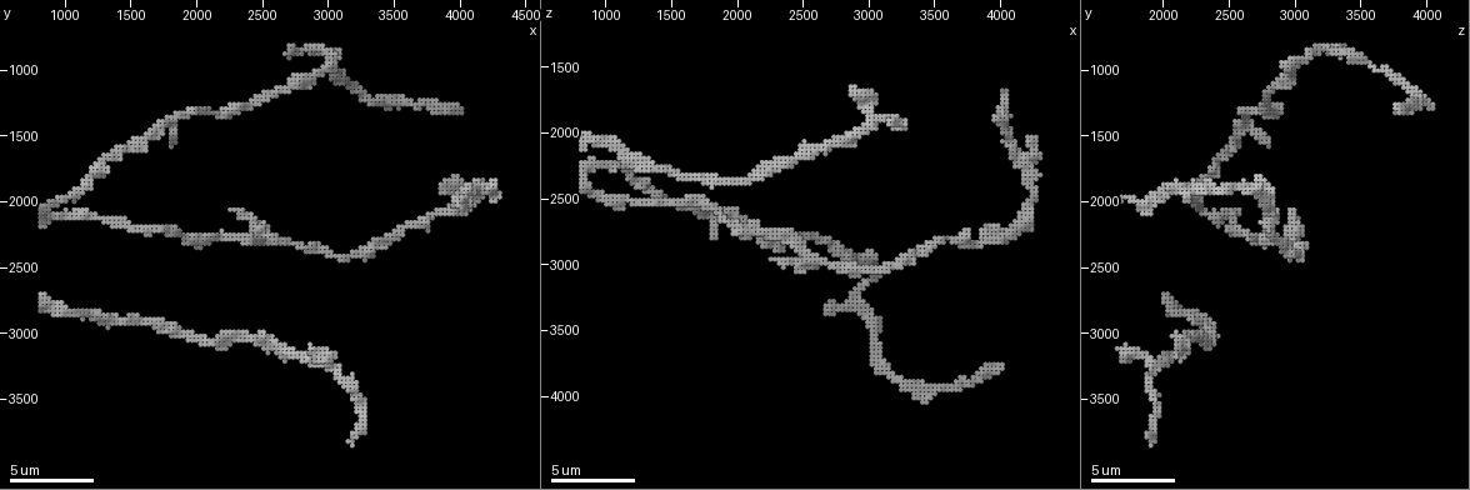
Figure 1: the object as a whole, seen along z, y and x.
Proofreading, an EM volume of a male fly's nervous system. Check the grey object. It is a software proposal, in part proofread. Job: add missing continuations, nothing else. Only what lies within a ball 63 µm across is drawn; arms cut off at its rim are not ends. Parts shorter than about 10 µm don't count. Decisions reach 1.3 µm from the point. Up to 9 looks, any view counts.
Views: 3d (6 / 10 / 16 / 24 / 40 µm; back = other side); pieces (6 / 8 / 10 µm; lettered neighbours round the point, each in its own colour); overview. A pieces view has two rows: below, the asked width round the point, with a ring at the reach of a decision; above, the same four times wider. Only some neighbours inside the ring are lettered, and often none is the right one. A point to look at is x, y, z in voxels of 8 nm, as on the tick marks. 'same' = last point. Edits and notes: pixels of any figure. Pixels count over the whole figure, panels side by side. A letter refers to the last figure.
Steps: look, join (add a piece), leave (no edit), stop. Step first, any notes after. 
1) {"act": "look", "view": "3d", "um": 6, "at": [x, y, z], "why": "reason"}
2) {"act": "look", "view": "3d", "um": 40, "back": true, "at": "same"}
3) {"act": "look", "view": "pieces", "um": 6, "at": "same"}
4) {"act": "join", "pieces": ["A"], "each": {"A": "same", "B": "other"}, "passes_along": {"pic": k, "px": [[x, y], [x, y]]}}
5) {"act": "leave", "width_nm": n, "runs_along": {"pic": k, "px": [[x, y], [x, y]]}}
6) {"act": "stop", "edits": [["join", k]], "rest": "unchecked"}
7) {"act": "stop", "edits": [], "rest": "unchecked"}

{"act": "look", "view": "pieces", "um": 10, "at": [3980, 1280, 3780], "why": "long arm stops here"}

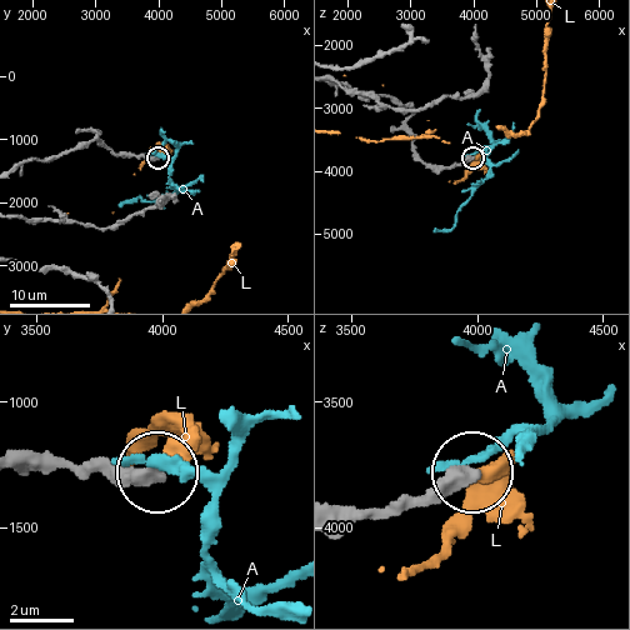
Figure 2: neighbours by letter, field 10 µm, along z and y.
{"act": "leave", "each": {"A": "other", "L": "other"}, "runs_along": {"pic": 2, "px": [[336, 508], [433, 500], [470, 478]]}, "found": "none of them fits"}

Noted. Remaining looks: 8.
{"act": "look", "view": "3d", "um": 6, "at": [1840, 1540, 2780], "why": "branch stops here"}

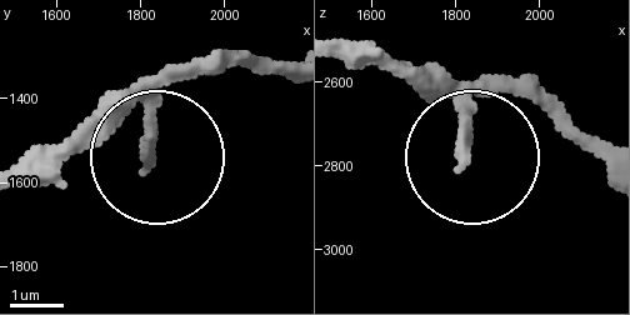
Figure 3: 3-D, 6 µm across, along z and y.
{"act": "look", "view": "pieces", "um": 10, "at": [1815, 1550, 2780]}

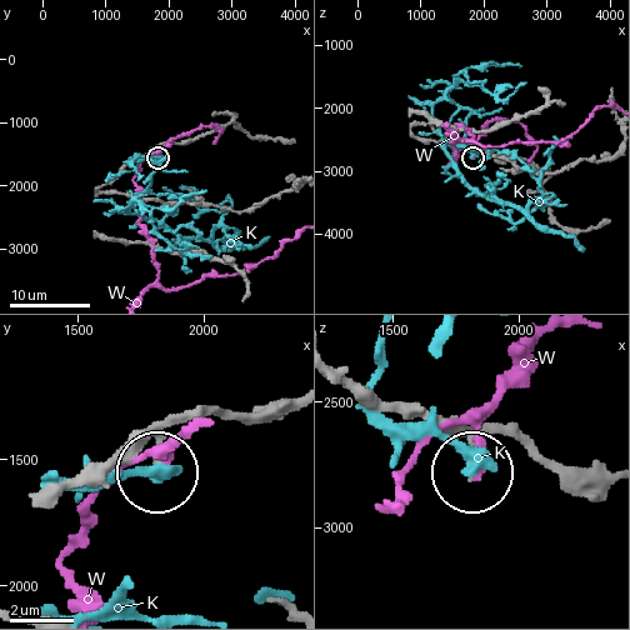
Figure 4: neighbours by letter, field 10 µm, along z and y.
{"act": "leave", "each": {"K": "other", "W": "other"}, "runs_along": {"pic": 4, "px": [[59, 496], [90, 486], [148, 445], [155, 470]]}, "found": "no lettered piece goes on from it"}

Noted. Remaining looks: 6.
{"act": "look", "view": "pieces", "um": 10, "at": [3180, 3820, 1920], "why": "long arm stops here"}

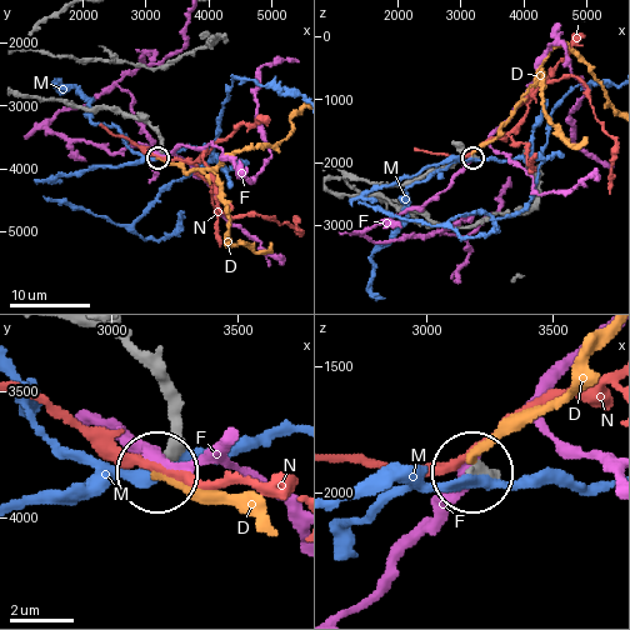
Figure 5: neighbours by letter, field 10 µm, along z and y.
{"act": "join", "pieces": ["D"], "each": {"D": "same", "F": "other", "M": "other", "N": "other"}, "found": "the cell continues"}

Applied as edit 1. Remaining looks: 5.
{"act": "look", "view": "pieces", "um": 10, "at": [4040, 1960, 1700], "why": "thin end"}

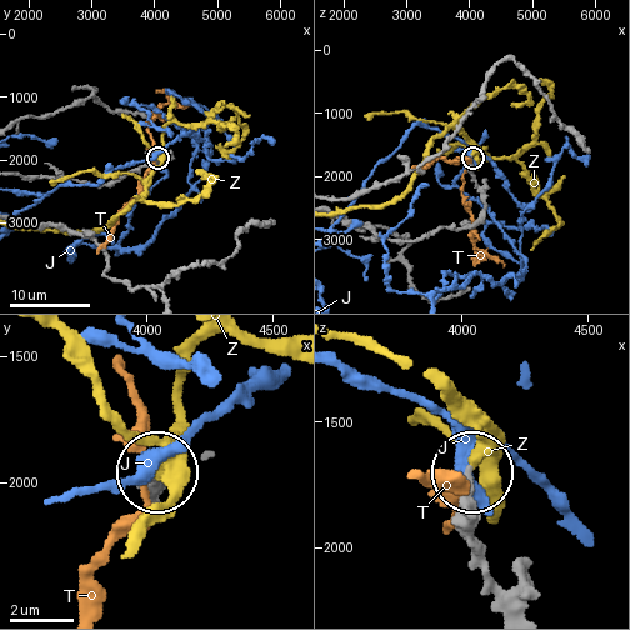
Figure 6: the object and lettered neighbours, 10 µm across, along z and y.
{"act": "leave", "each": {"J": "other", "T": "other", "Z": "other"}, "runs_along": {"pic": 6, "px": [[514, 605], [493, 580], [474, 531], [474, 478]]}, "found": "no lettered piece goes on from it"}

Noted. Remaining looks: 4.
{"act": "stop", "edits": [["join", 5]], "rest": "unchecked"}

